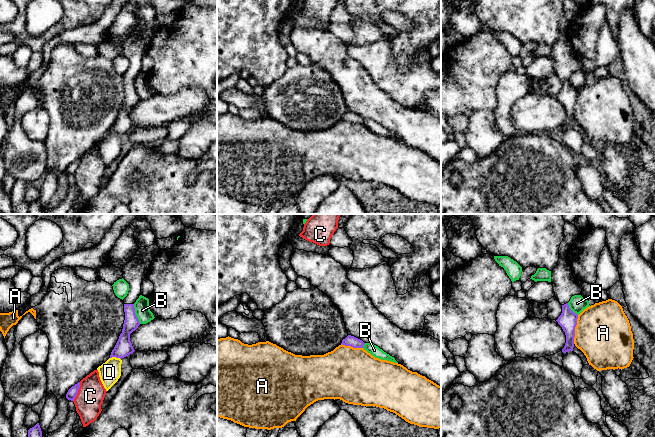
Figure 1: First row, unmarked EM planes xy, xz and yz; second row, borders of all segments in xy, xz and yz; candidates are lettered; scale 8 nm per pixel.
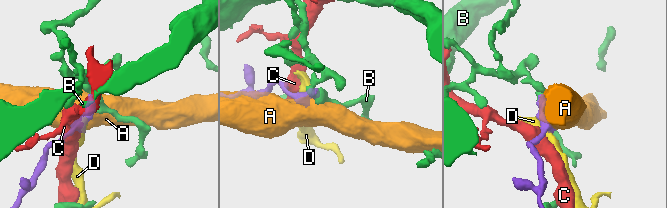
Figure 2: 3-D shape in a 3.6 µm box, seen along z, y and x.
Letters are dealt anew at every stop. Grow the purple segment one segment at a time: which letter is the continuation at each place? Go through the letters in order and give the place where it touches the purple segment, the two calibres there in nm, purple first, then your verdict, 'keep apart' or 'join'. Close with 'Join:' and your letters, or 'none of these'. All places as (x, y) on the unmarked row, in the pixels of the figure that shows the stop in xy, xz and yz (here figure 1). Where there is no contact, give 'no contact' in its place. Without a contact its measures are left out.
A: meets purple in yz at (574, 105); 150 nm thick on the purple side, 460 nm on the other; keep apart
B: meets purple in xy at (135, 90); 120 nm thick on the purple side, 130 nm on the other; keep apart
C: meets purple in xy at (77, 168); 80 nm thick on the purple side, 220 nm on the other; keep apart
D: meets purple in xy at (115, 132); 140 nm thick on the purple side, 180 nm on the other; keep apart
Join: none of these

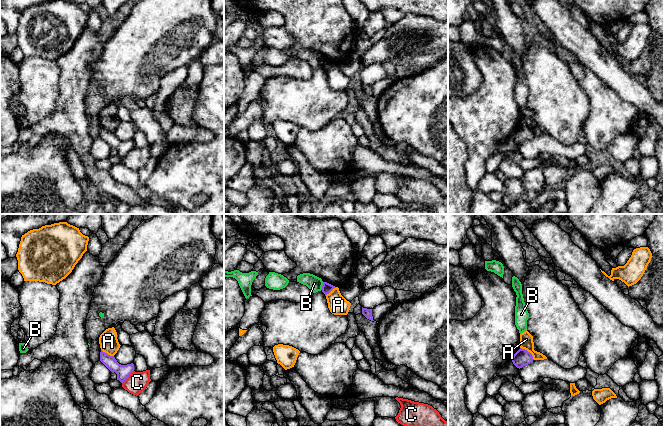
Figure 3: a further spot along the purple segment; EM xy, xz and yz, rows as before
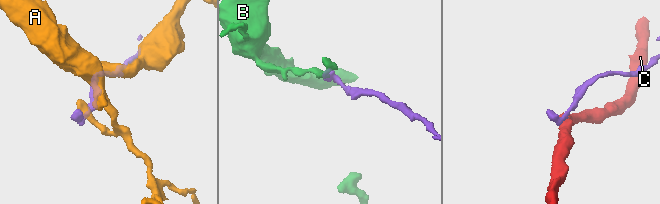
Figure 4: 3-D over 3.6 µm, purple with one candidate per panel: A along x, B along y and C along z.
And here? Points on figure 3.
A: meets purple in yz at (527, 127); 140 nm thick on the purple side, 110 nm on the other; keep apart
B: meets purple in xz at (322, 62); 80 nm thick on the purple side, 120 nm on the other; keep apart
C: meets purple in xy at (128, 152); 110 nm thick on the purple side, 160 nm on the other; keep apart
Join: none of these

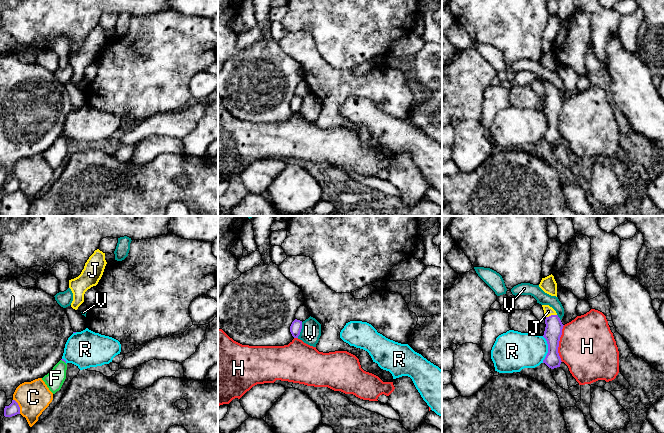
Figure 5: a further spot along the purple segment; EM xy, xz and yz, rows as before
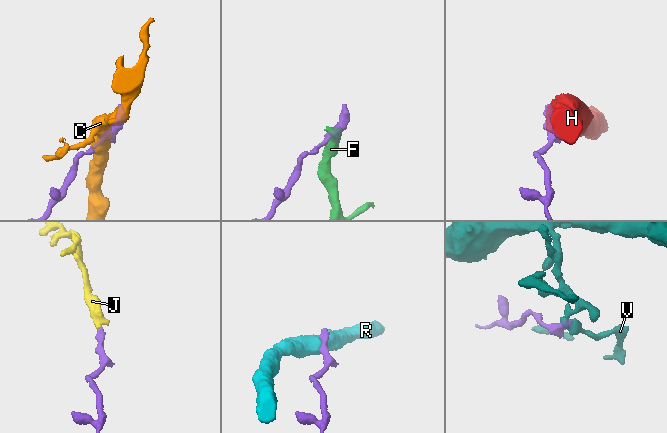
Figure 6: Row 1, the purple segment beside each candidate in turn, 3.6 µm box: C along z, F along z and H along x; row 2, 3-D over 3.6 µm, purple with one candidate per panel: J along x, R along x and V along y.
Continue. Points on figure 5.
C: meets purple in xy at (18, 182); 100 nm thick on the purple side, 260 nm on the other; keep apart
F: meets purple in xy at (63, 136); 20 nm thick on the purple side, 150 nm on the other; keep apart
H: meets purple in yz at (558, 119); 140 nm thick on the purple side, 460 nm on the other; keep apart
J: meets purple in yz at (551, 91); 140 nm thick on the purple side, 80 nm on the other; join
R: meets purple in yz at (548, 125); 140 nm thick on the purple side, 300 nm on the other; keep apart
V: meets purple in xz at (300, 106); 90 nm thick on the purple side, 160 nm on the other; keep apart
Join: J

